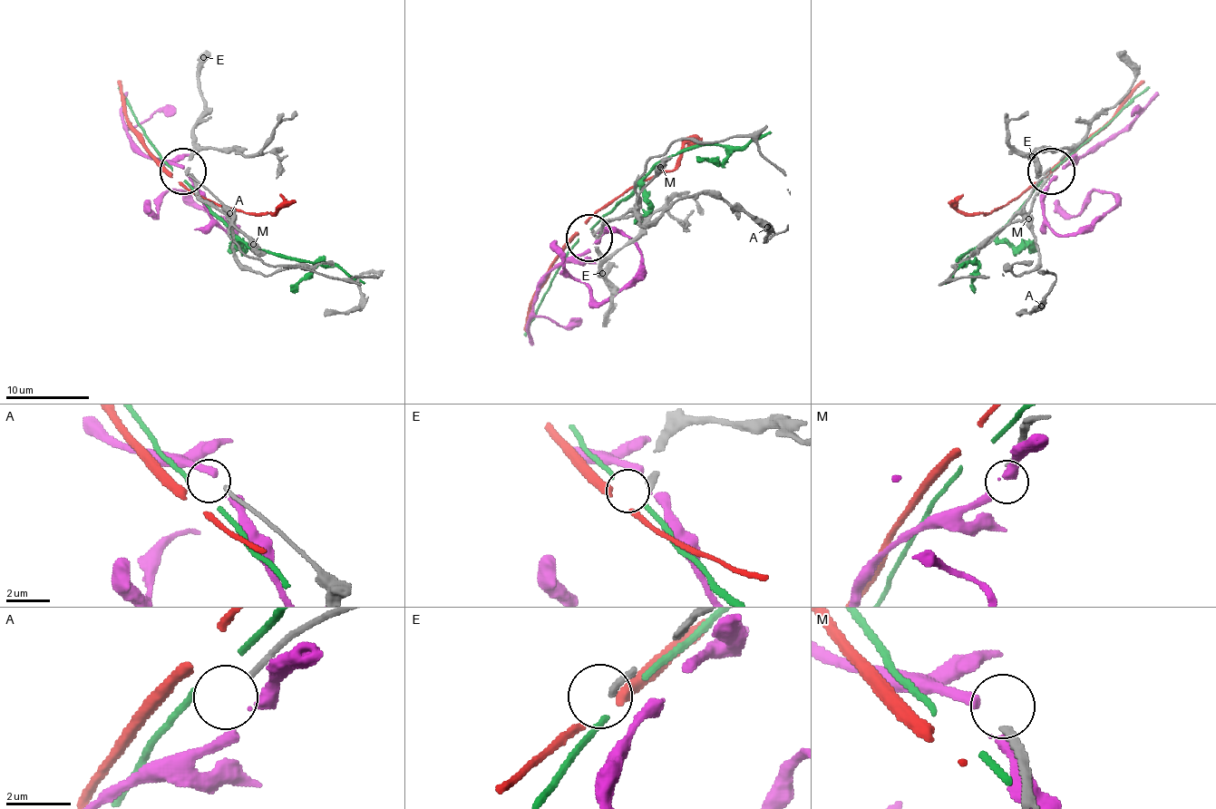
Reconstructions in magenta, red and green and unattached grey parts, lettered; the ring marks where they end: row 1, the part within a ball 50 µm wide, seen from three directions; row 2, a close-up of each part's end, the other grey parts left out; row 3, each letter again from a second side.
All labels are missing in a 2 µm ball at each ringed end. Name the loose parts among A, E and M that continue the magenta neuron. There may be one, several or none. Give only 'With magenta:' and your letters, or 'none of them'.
With magenta: none of them

